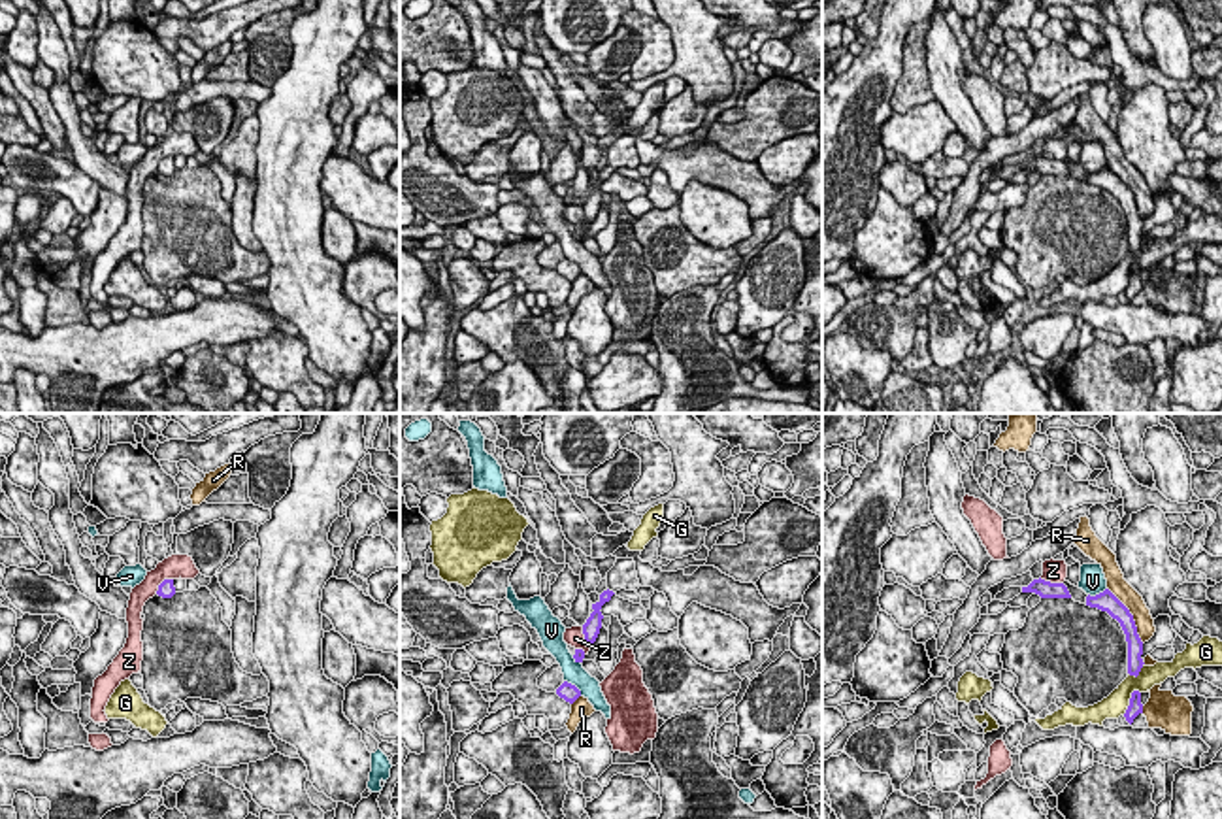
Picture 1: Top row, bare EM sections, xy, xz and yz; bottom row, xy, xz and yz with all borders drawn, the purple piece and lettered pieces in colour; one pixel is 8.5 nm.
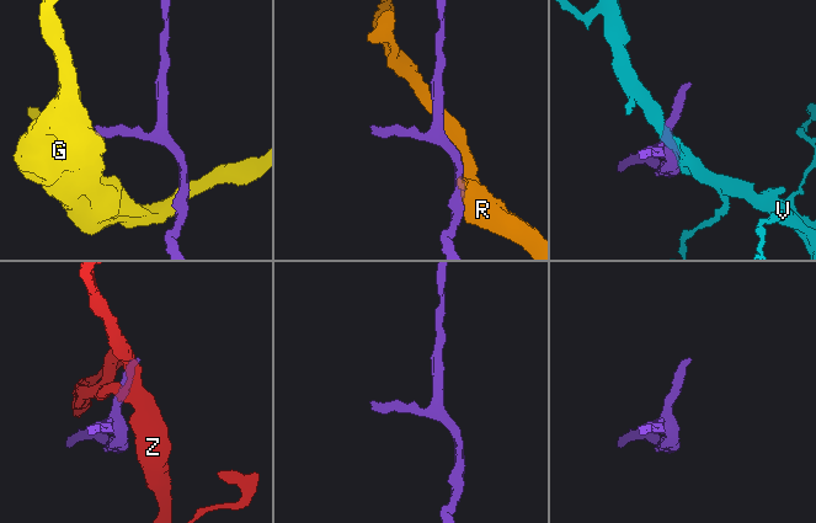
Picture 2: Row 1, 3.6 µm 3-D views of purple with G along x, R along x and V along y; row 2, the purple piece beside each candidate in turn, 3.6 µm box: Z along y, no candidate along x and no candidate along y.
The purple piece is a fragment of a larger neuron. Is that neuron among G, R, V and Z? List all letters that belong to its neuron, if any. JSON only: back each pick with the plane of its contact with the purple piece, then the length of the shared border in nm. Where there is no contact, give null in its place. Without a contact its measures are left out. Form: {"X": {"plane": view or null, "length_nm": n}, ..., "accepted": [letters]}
{"accepted": []}

